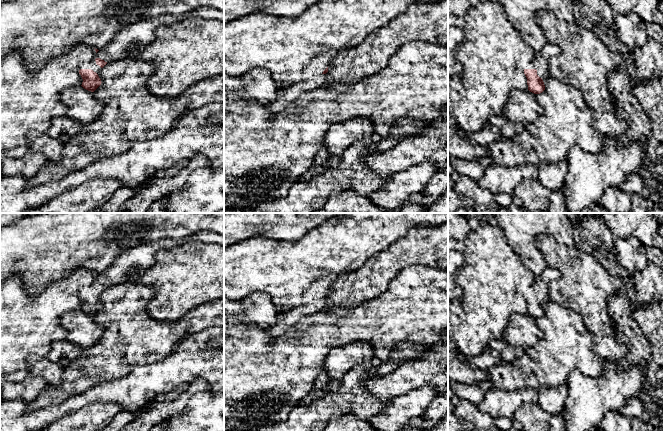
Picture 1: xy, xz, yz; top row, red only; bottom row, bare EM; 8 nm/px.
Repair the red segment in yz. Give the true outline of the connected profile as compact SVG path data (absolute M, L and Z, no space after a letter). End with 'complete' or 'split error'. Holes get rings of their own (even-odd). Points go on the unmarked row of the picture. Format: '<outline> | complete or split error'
M547 266L541 275L535 277L535 293L524 293L527 302L528 314L534 318L540 318L545 314L543 302L550 301L548 293L548 284L552 280L557 280L560 272L550 266Z | split error

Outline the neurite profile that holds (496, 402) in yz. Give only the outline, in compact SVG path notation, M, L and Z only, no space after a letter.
M493 386L485 391L483 399L479 402L479 410L491 417L507 417L514 419L516 411L525 403L538 403L538 391L522 388L506 391Z

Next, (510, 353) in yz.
M503 339L490 341L489 347L493 350L498 351L501 355L503 362L506 363L511 363L518 356L524 355L526 352L526 348L518 348L509 345Z

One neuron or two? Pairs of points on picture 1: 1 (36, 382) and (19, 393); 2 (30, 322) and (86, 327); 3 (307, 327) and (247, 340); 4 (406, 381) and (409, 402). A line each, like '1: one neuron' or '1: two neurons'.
1: one neuron
2: two neurons
3: one neuron
4: two neurons

